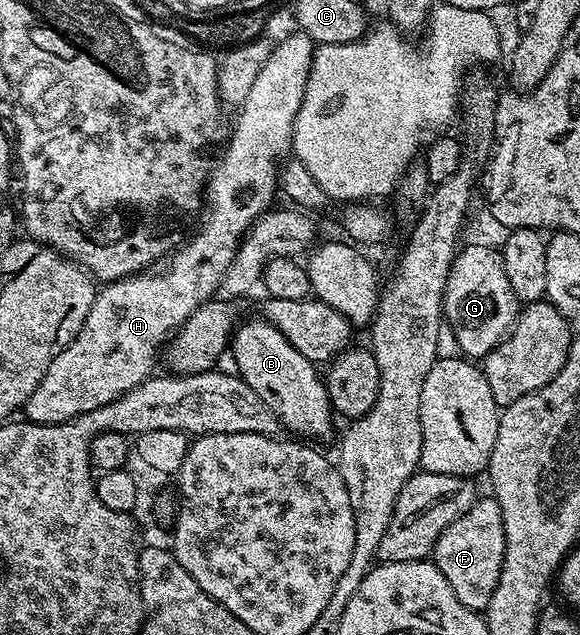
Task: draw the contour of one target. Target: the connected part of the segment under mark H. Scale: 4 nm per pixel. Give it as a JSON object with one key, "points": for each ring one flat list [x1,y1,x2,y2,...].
{"points":[[299,32,288,34,280,43,277,41,273,45,270,56,266,64,262,64,246,100,235,111,236,123,232,126,232,139,224,150,224,159,217,164,216,170,214,166,207,179,206,205,199,215,200,227,197,228,196,235,192,239,189,237,163,263,164,270,149,268,141,273,131,274,129,278,119,278,116,282,107,283,97,293,78,336,74,336,72,343,58,356,54,356,54,364,50,364,50,368,46,368,46,376,42,376,42,384,38,384,38,388,34,388,34,396,26,400,22,414,27,421,58,424,77,418,118,400,118,396,130,392,147,378,153,377,156,353,159,350,161,353,162,347,180,329,180,325,203,302,209,301,219,291,220,281,224,279,224,274,234,260,240,239,258,219,268,213,273,205,272,197,277,197,278,167,285,155,292,150,292,133,306,92,313,53,314,44,310,36]]}

